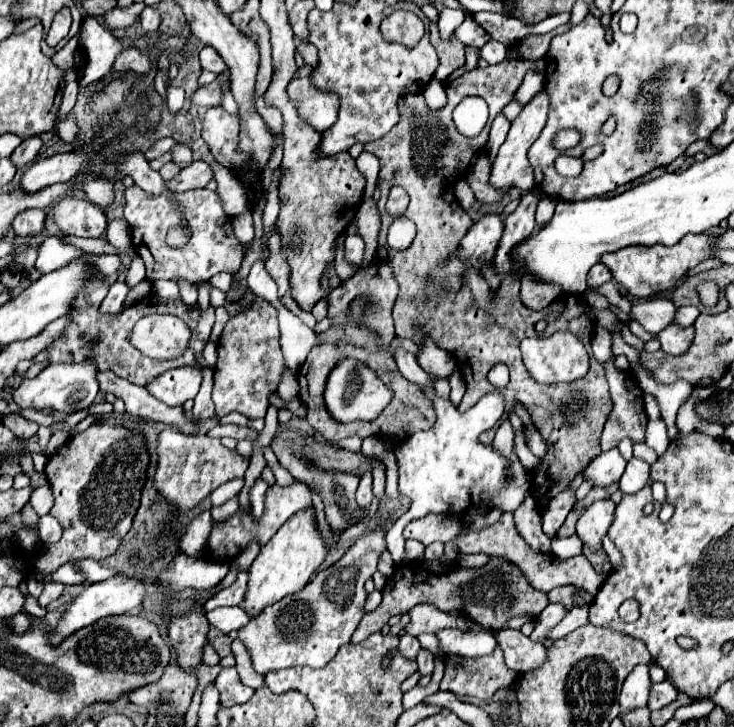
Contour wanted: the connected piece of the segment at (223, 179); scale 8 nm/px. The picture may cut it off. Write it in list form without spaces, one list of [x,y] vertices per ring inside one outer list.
[[[214,163],[212,169],[214,169],[214,179],[218,181],[216,193],[220,195],[220,199],[224,203],[224,211],[230,217],[250,211],[250,199],[248,199],[248,193],[246,193],[246,187],[242,185],[242,181],[236,179],[226,167],[222,167],[218,163]]]

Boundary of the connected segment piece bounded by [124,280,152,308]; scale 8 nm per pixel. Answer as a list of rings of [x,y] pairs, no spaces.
[[[143,280],[136,286],[130,288],[124,308],[136,305],[136,303],[139,303],[143,298],[147,297],[151,293],[151,290],[152,284],[147,280]]]

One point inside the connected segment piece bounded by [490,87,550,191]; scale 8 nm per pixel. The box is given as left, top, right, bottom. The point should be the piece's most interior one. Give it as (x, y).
(511, 168)

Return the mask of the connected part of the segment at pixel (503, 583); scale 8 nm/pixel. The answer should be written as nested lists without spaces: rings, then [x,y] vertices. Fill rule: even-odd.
[[[490,557],[490,561],[478,569],[468,569],[454,565],[450,571],[444,573],[430,573],[428,569],[414,565],[410,567],[396,567],[396,571],[386,579],[386,585],[382,589],[382,603],[364,615],[360,625],[356,627],[352,635],[352,643],[364,641],[368,635],[382,631],[382,627],[388,623],[392,615],[404,615],[418,603],[430,603],[438,609],[456,609],[462,615],[466,613],[472,621],[490,627],[494,631],[500,629],[520,629],[524,623],[532,621],[532,617],[540,615],[540,609],[548,605],[548,595],[534,589],[526,575],[512,567],[506,559]],[[408,571],[408,575],[406,575]]]

